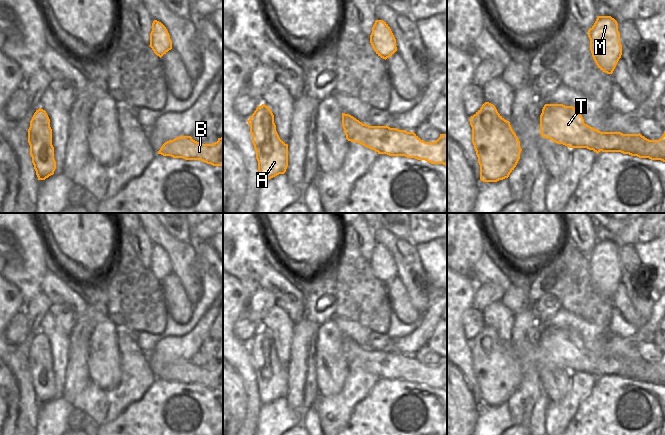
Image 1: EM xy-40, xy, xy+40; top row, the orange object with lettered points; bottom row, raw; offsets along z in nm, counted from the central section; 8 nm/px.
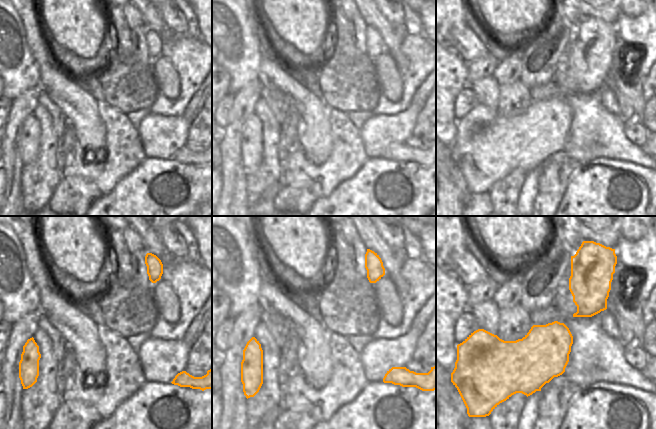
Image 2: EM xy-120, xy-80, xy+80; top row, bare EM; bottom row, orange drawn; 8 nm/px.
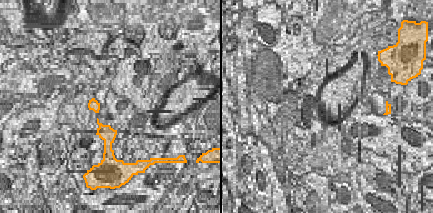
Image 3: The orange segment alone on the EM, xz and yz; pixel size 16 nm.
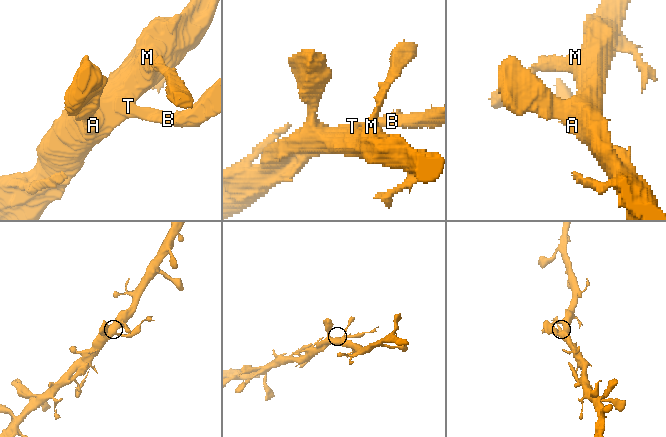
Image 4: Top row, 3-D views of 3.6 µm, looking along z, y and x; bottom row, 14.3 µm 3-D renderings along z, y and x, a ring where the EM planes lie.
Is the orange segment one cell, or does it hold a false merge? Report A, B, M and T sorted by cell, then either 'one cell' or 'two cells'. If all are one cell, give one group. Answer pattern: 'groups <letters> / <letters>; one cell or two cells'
groups A M T / B; two cells

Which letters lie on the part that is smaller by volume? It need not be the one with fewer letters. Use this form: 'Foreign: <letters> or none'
Foreign: B

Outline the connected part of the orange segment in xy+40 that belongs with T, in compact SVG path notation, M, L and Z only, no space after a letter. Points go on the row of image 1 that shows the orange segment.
M545 104L540 115L540 134L557 144L569 148L587 148L597 154L608 152L600 149L600 143L606 142L612 132L601 132L584 123L580 112L573 106L563 104Z

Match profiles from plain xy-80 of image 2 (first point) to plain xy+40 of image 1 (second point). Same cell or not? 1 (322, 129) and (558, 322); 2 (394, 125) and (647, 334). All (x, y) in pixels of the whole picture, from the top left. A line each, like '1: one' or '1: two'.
1: two
2: one

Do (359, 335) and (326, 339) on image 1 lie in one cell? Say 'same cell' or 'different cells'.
different cells

